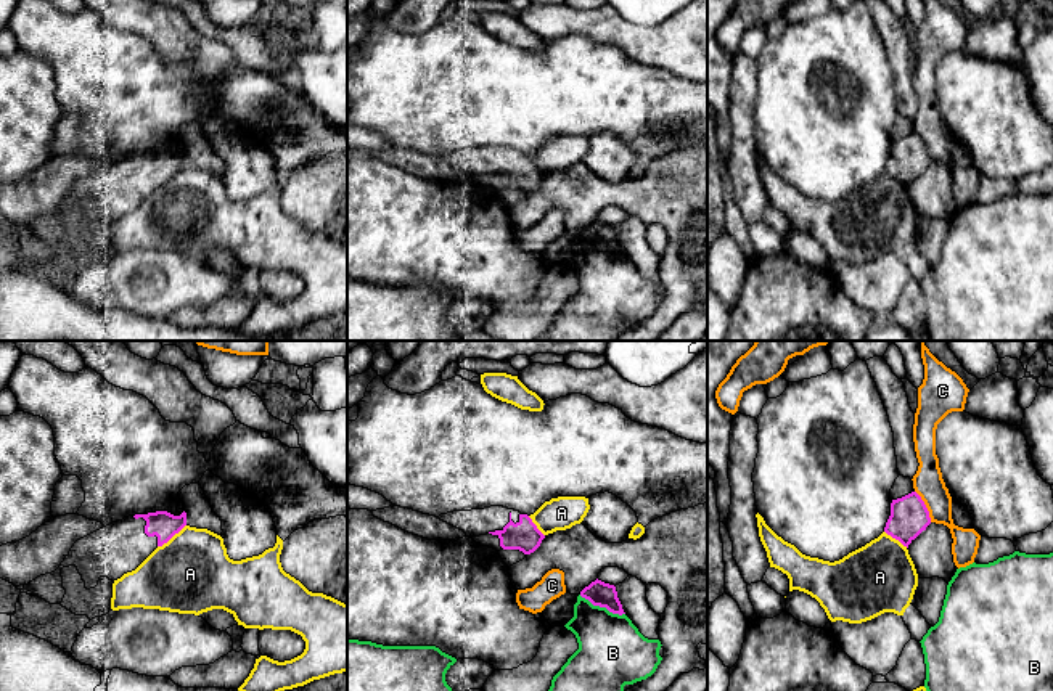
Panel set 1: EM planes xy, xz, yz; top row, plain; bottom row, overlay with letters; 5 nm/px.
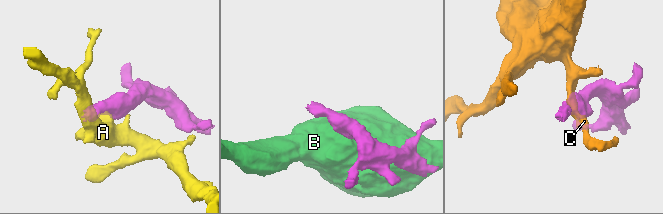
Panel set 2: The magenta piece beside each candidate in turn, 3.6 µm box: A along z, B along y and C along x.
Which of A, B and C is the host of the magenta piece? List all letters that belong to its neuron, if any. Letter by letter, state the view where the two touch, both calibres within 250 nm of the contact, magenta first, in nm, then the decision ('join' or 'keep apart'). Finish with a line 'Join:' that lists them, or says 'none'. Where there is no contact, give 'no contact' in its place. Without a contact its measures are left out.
A: xy | 140/400 nm | keep apart
B: xz | 120/340 nm | keep apart
C: yz | 190/150 nm | keep apart
Join: none

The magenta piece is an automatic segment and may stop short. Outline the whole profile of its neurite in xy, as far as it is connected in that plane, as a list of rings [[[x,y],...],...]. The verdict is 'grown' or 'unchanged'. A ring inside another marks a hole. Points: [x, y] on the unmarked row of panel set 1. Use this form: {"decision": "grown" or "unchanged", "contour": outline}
{"decision": "grown", "contour": [[[167,151],[135,154],[113,162],[74,183],[61,206],[24,225],[21,233],[39,236],[50,244],[61,244],[61,209],[76,206],[85,228],[95,228],[101,217],[117,220],[135,211],[158,186],[167,183],[186,166],[186,153],[174,156]]]}

